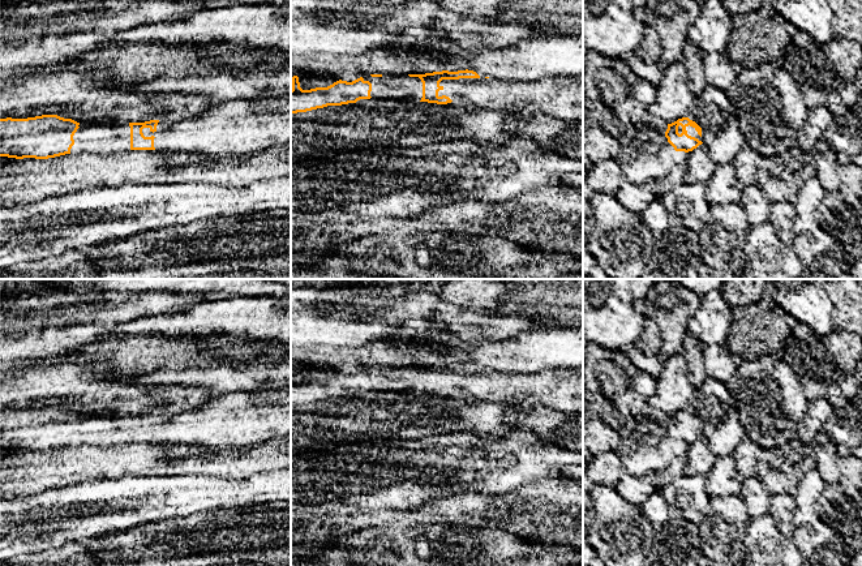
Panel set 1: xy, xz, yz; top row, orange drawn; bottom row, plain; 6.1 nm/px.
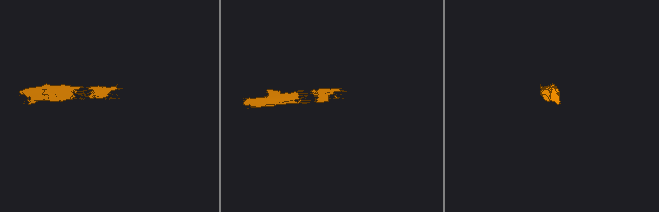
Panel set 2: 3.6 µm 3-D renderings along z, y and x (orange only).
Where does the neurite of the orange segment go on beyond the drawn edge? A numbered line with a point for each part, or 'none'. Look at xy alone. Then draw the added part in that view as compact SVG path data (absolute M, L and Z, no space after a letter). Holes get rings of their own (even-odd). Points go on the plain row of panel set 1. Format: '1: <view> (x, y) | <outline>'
1: xy (239, 419) | M248 391L223 393L197 410L180 407L159 413L156 423L143 420L145 429L154 428L156 443L202 445L210 449L248 447L275 437L291 434L291 393L282 393L275 400L261 400Z
2: xy (95, 431) | M80 416L70 446L113 446L130 442L129 416Z

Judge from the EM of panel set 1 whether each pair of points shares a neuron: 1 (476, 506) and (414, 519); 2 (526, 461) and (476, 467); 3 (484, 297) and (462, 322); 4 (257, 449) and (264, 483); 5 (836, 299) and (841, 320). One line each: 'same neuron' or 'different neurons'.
1: same neuron
2: same neuron
3: different neurons
4: different neurons
5: same neuron

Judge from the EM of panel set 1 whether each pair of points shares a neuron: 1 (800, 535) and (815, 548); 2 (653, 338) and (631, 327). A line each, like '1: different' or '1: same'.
1: same
2: different

